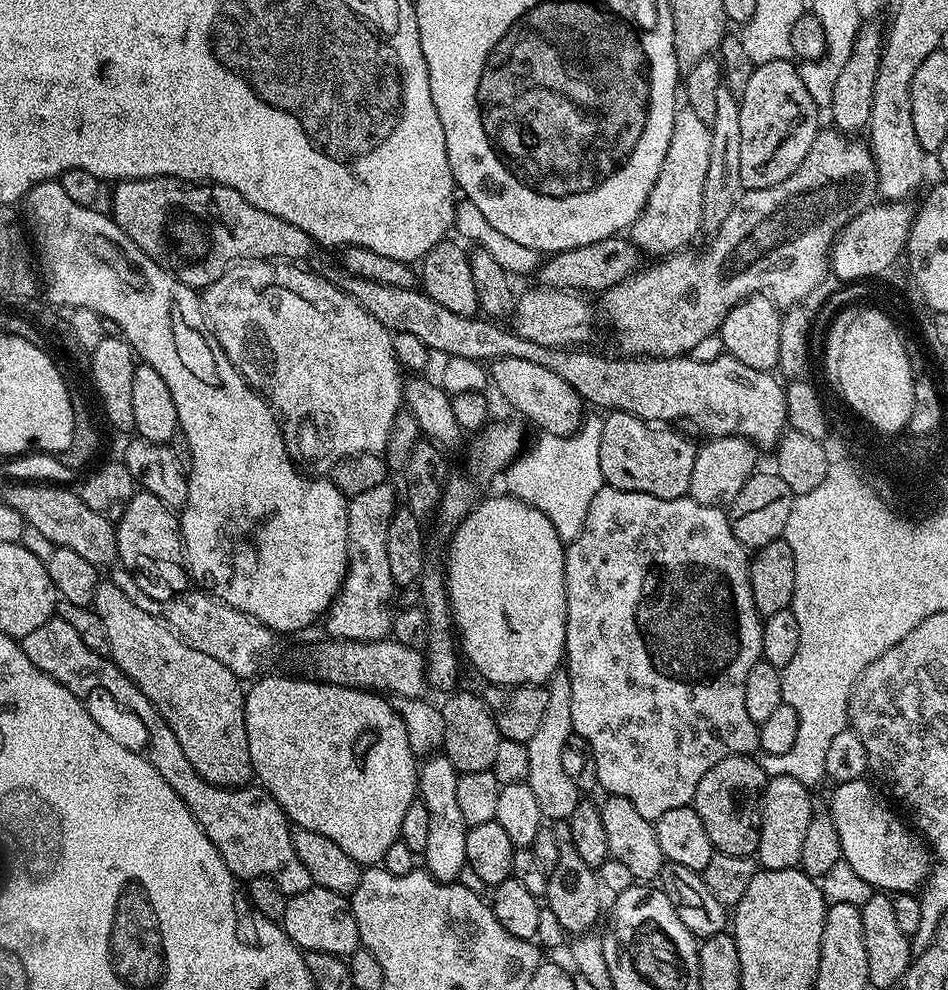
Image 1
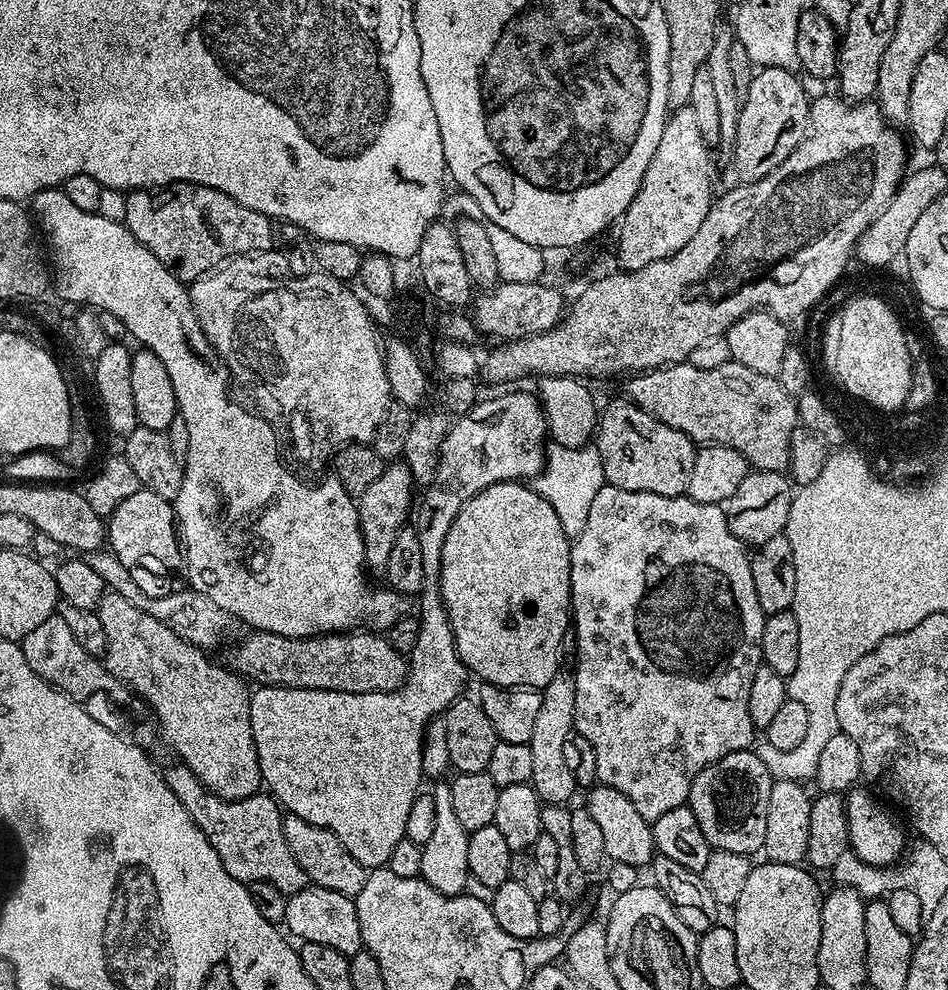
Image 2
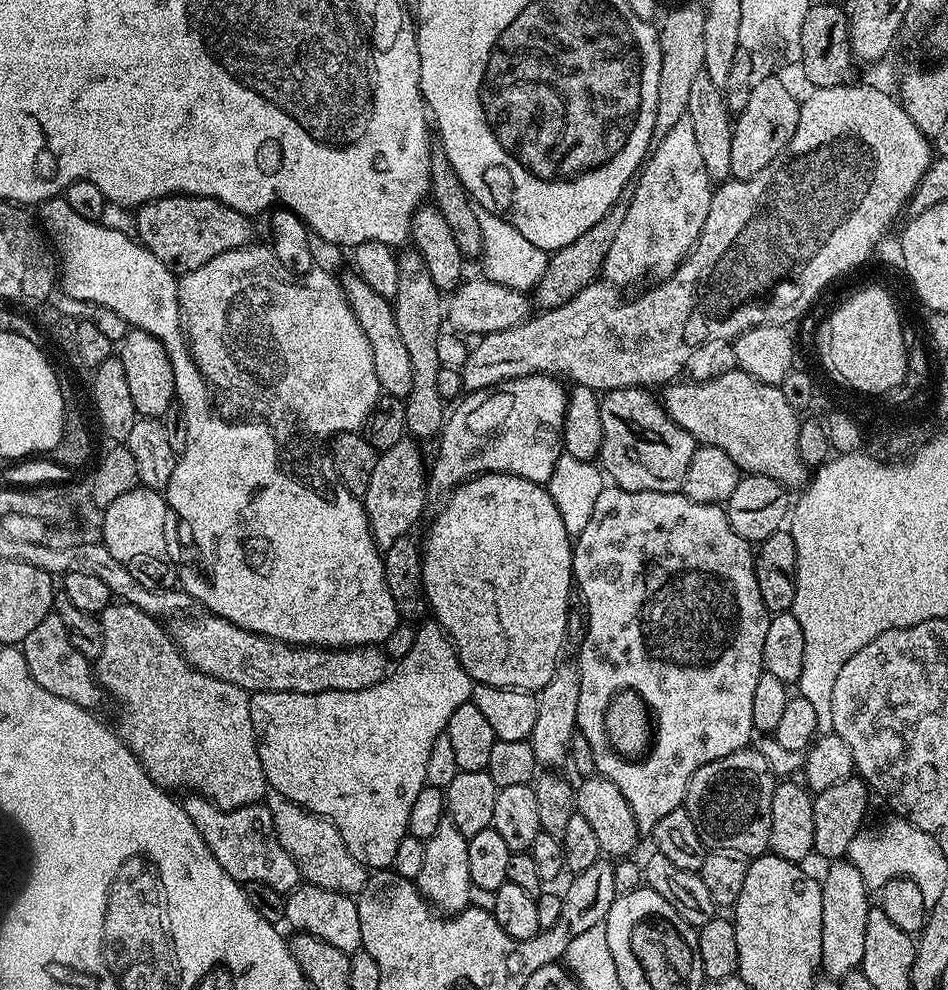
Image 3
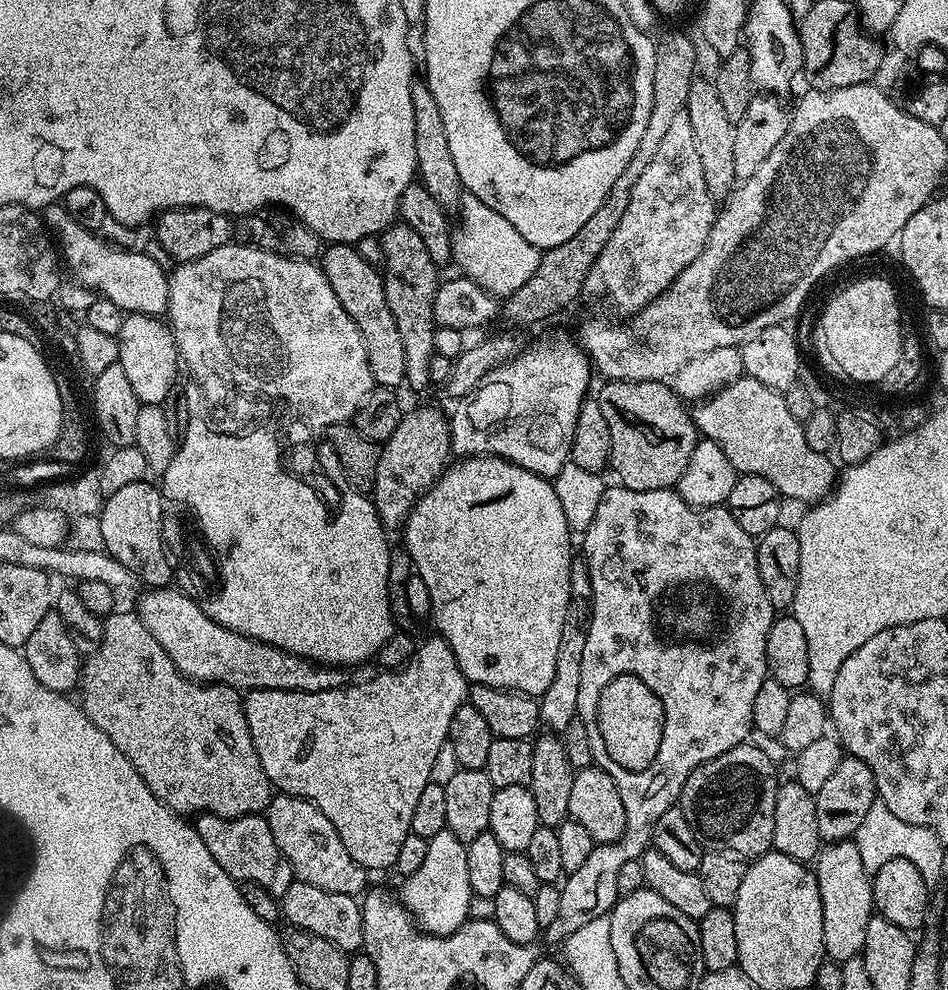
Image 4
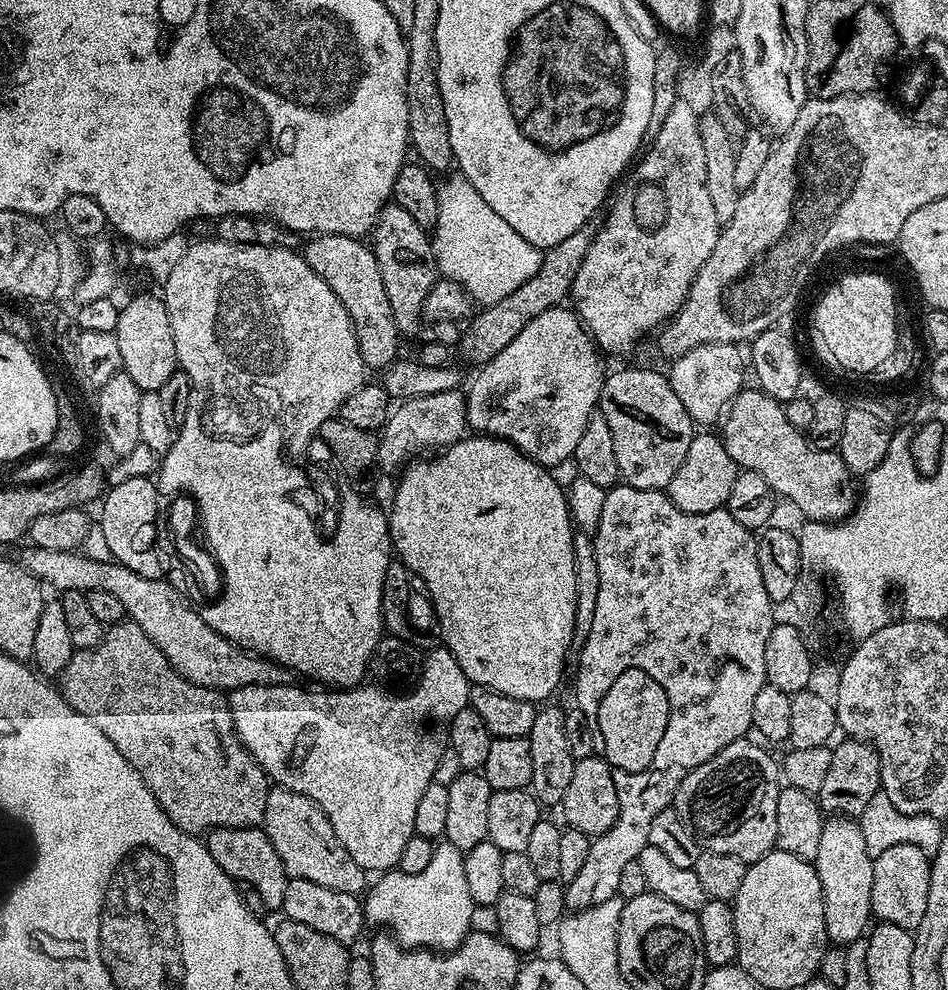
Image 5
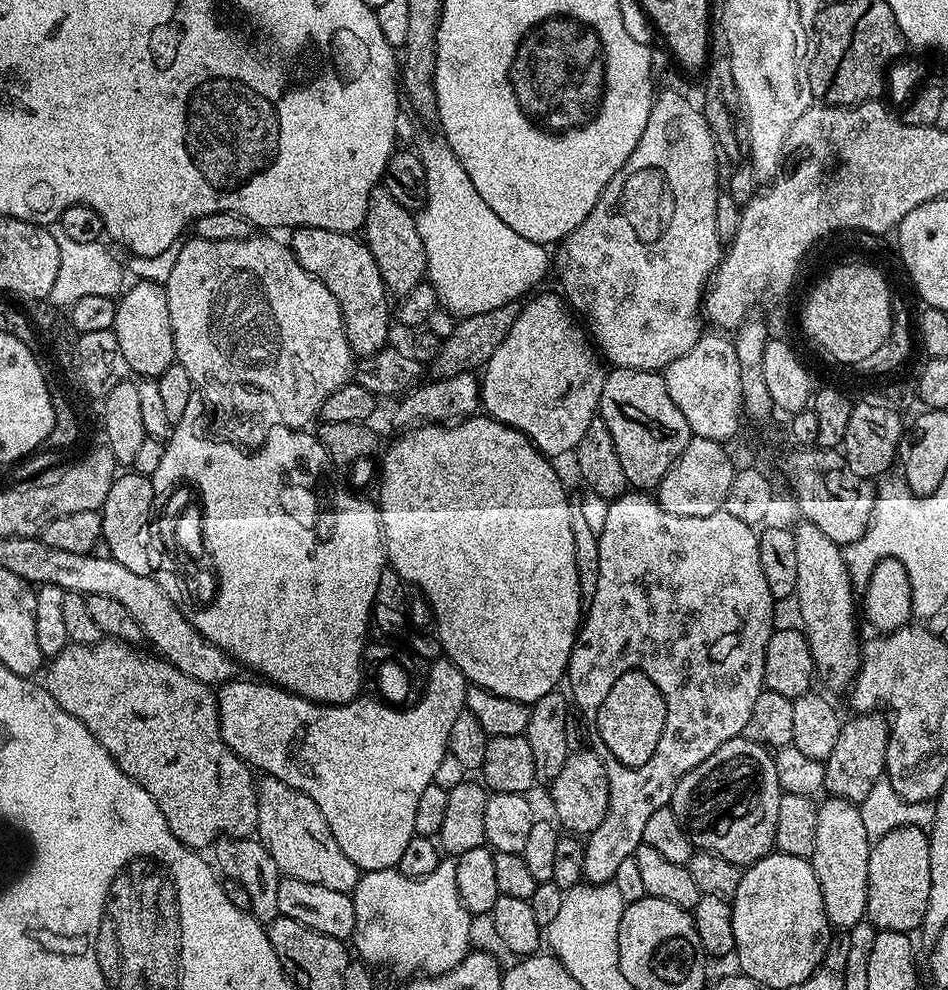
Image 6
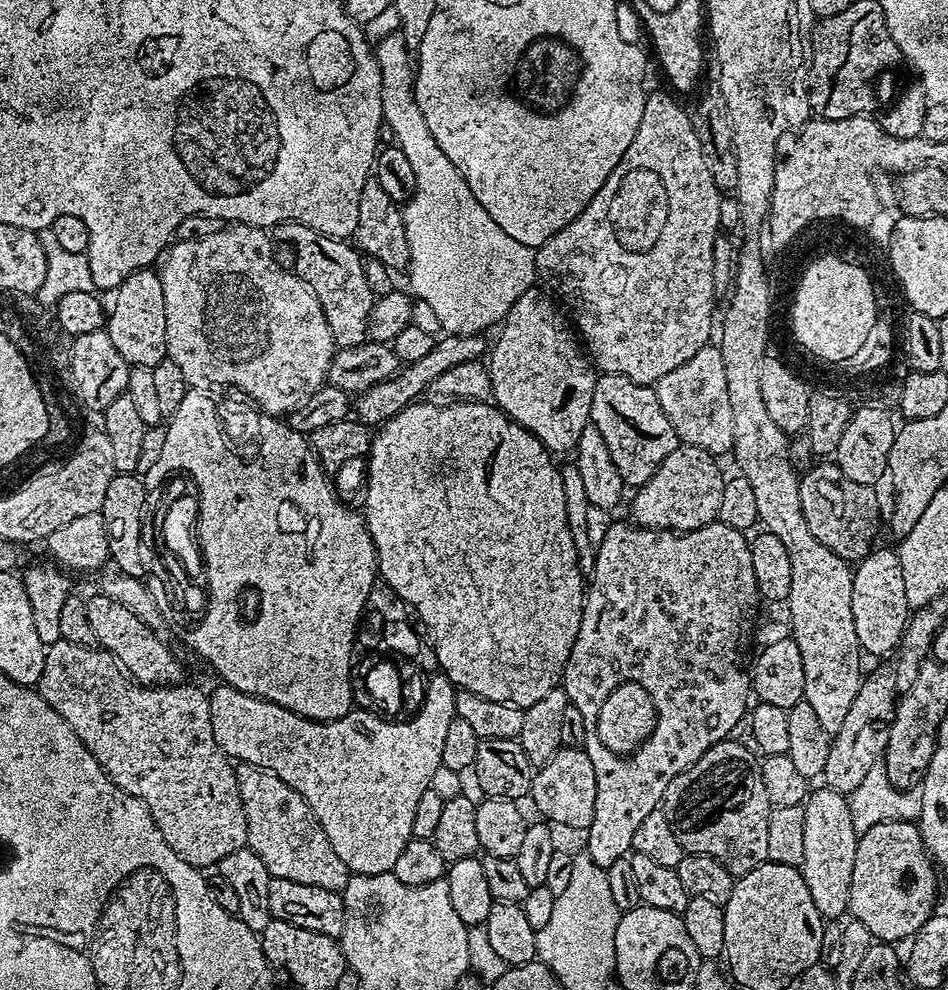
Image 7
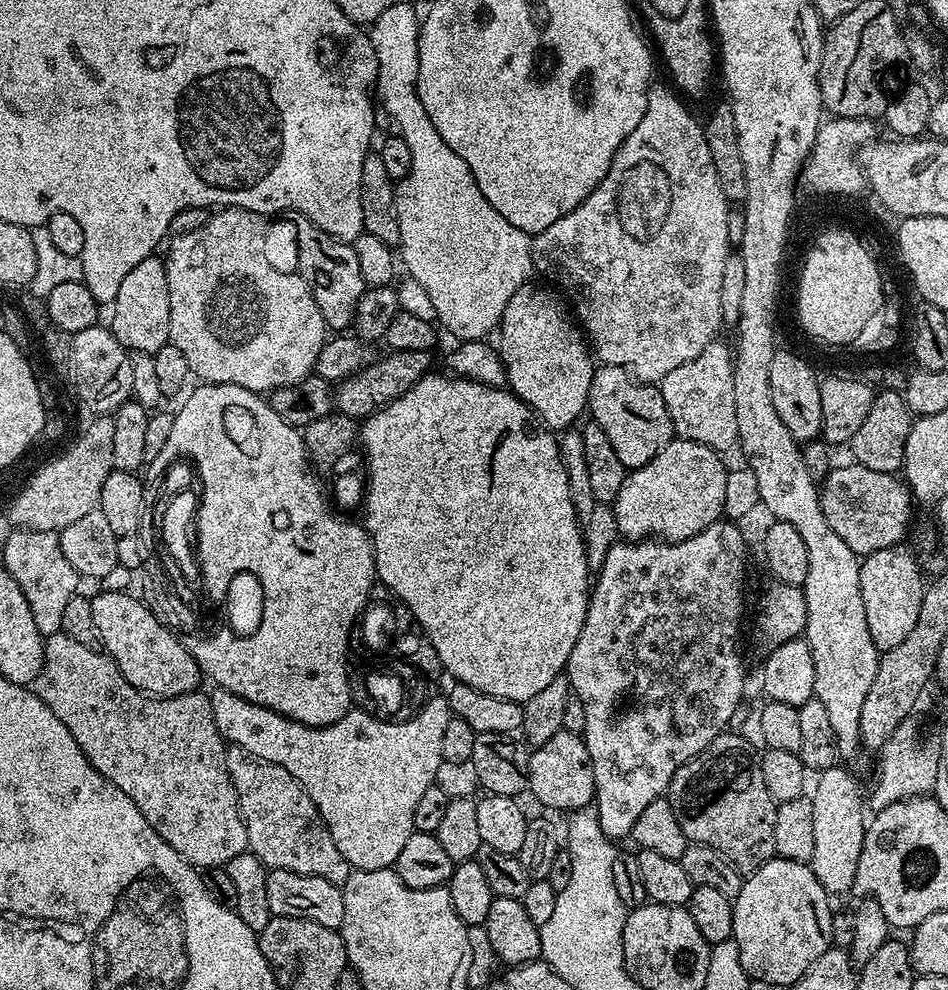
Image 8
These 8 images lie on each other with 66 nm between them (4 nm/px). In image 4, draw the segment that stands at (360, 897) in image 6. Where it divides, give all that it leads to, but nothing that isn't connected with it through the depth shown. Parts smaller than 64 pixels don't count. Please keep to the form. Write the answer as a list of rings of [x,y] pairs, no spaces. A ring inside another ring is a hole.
[[[446,827],[428,840],[426,858],[414,874],[403,877],[404,884],[398,891],[398,899],[405,910],[414,917],[418,927],[431,936],[454,934],[468,919],[470,898],[470,870],[466,866],[466,844]]]

